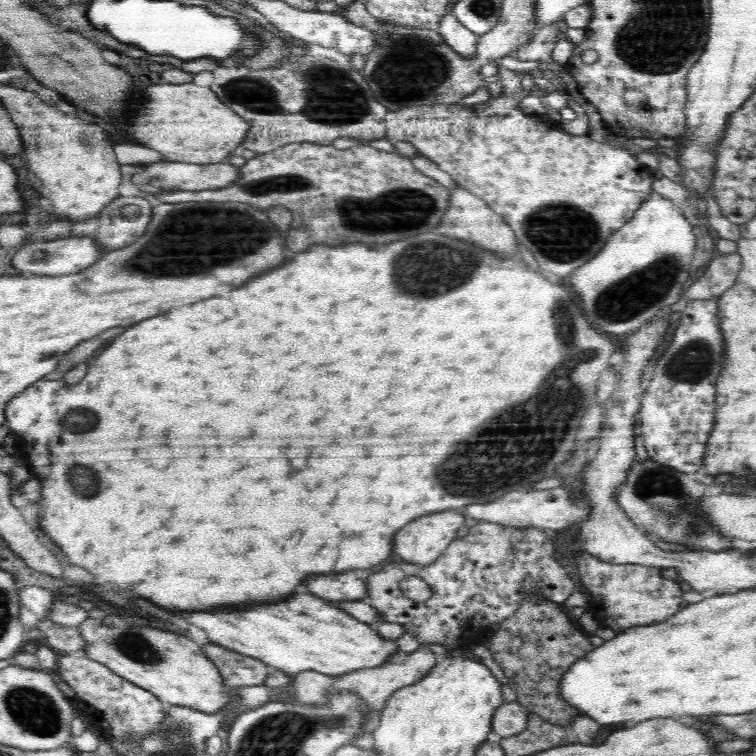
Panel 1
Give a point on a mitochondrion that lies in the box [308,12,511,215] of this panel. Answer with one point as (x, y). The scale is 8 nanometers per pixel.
(419, 67)

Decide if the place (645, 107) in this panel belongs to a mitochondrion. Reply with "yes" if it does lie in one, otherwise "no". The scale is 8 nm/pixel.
no

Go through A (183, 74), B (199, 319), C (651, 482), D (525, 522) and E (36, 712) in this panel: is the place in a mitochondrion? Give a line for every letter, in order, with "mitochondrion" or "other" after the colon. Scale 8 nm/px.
A: other
B: other
C: mitochondrion
D: other
E: mitochondrion

